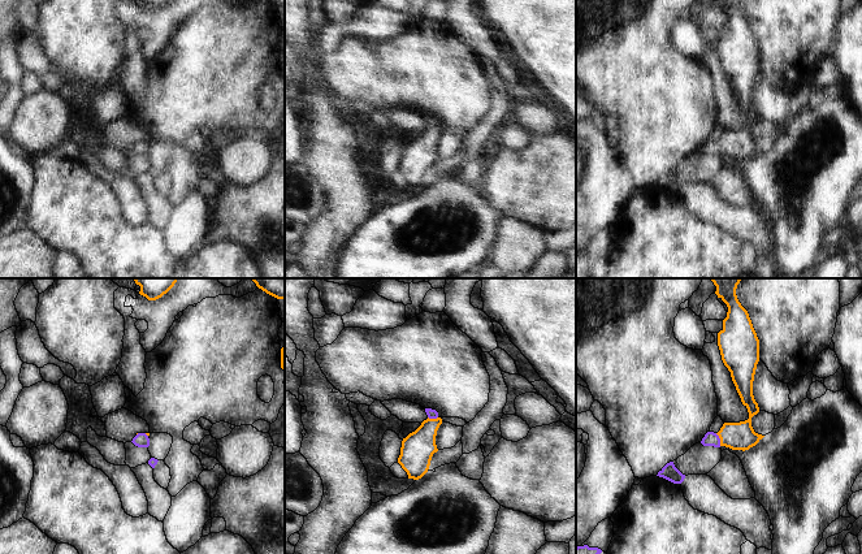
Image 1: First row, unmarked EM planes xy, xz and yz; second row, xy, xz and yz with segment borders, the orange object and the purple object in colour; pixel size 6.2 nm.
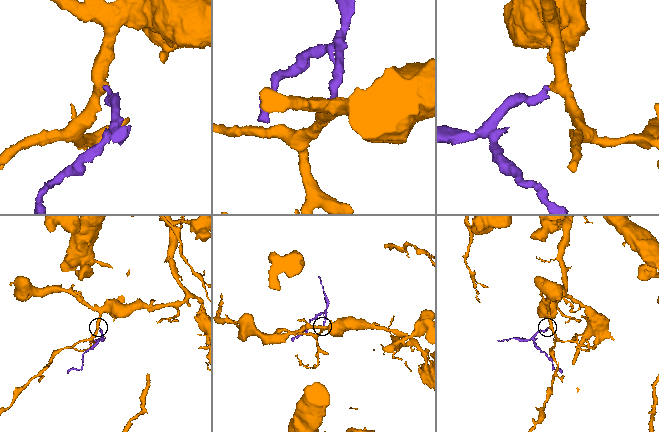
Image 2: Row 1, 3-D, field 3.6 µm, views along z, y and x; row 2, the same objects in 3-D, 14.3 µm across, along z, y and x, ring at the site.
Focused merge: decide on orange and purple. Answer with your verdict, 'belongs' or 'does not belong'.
belongs

